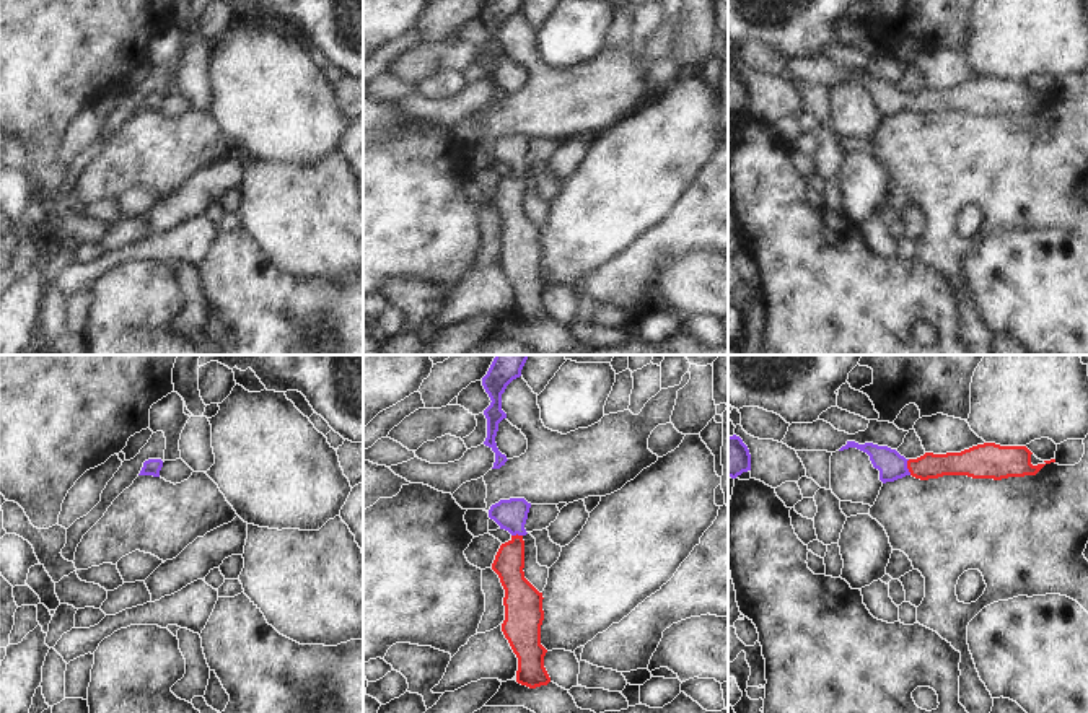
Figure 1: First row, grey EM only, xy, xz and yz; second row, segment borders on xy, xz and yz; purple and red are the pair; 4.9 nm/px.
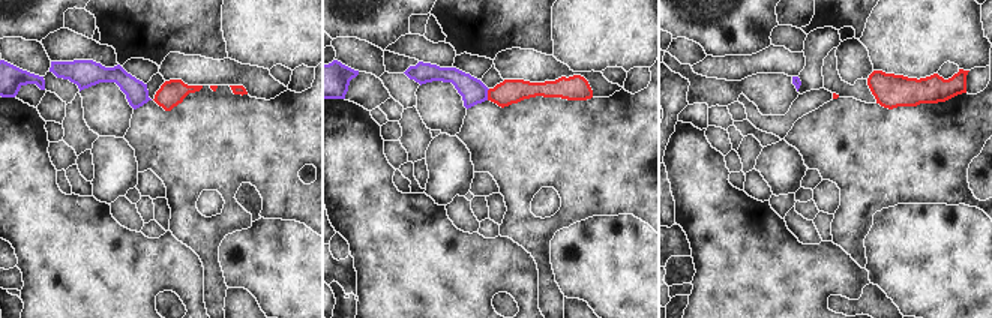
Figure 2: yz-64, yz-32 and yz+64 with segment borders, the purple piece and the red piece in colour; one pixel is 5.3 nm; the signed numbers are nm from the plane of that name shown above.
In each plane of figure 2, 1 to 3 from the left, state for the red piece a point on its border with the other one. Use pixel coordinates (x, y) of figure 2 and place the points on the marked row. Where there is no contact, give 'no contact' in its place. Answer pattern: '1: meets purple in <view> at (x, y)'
1: no contact
2: meets purple in yz-32 at (486, 95)
3: no contact

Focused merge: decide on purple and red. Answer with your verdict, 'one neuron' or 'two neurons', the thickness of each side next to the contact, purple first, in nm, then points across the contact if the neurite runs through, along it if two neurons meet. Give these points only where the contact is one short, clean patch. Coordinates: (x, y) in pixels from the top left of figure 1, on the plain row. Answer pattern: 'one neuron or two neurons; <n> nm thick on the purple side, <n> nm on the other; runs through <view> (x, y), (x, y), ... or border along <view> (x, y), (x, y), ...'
one neuron; 140 nm thick on the purple side, 130 nm on the other; runs through yz (891, 101), (906, 103), (929, 101)

